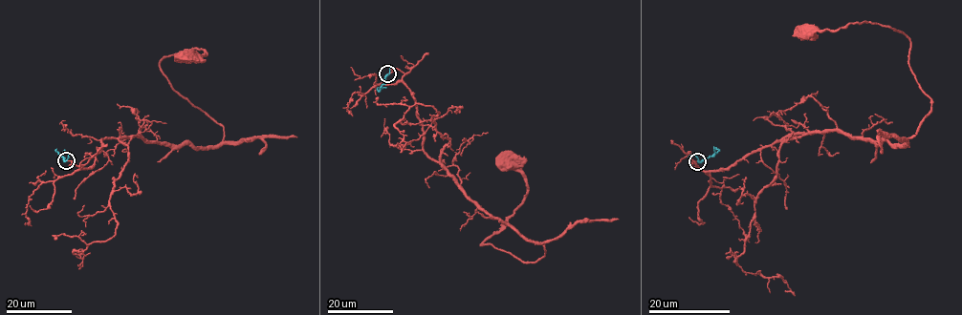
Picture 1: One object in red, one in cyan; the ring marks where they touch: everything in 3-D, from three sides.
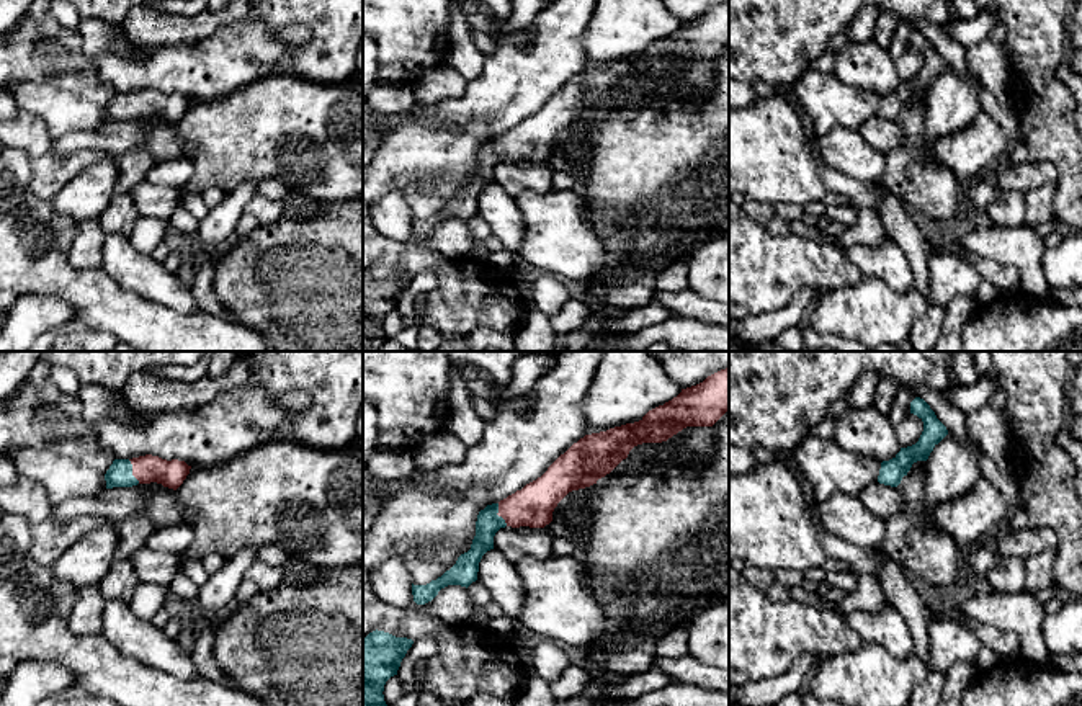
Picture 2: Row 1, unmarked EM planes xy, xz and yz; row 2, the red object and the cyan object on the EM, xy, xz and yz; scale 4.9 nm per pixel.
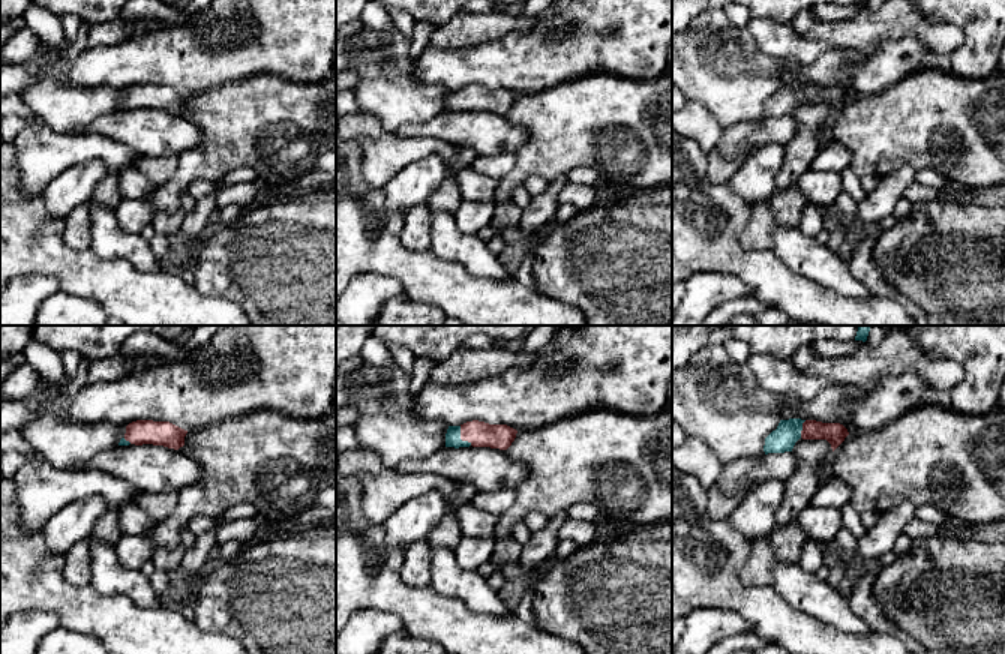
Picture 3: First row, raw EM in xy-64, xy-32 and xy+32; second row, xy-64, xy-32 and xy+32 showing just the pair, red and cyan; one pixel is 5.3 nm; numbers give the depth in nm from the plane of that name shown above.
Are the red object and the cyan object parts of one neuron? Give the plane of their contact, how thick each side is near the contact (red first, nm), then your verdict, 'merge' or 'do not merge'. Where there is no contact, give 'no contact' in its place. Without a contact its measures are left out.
meets red in xy; 140 nm thick on the red side, 130 nm on the other; merge

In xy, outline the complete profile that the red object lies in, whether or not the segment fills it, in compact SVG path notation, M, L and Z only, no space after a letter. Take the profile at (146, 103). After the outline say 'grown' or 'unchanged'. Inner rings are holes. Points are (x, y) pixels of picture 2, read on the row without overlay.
M145 88L132 93L114 93L105 108L105 114L106 123L157 116L177 124L190 108L190 103L191 100L185 95L167 95Z | grown

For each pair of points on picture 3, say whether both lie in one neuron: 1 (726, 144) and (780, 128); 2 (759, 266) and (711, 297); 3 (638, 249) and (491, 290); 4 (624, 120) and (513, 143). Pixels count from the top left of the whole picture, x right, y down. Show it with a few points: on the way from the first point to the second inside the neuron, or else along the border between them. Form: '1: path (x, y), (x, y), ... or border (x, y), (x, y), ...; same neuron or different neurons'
1: path (740, 137), (767, 131); same neuron
2: border (705, 270), (737, 275), (749, 287), (750, 293); different neurons
3: border (536, 288), (540, 293), (569, 302); different neurons
4: border (504, 114), (530, 134), (516, 153); different neurons

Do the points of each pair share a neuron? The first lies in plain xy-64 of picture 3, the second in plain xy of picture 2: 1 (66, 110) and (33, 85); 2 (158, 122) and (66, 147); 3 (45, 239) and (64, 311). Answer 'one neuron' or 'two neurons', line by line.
1: one neuron
2: one neuron
3: two neurons

